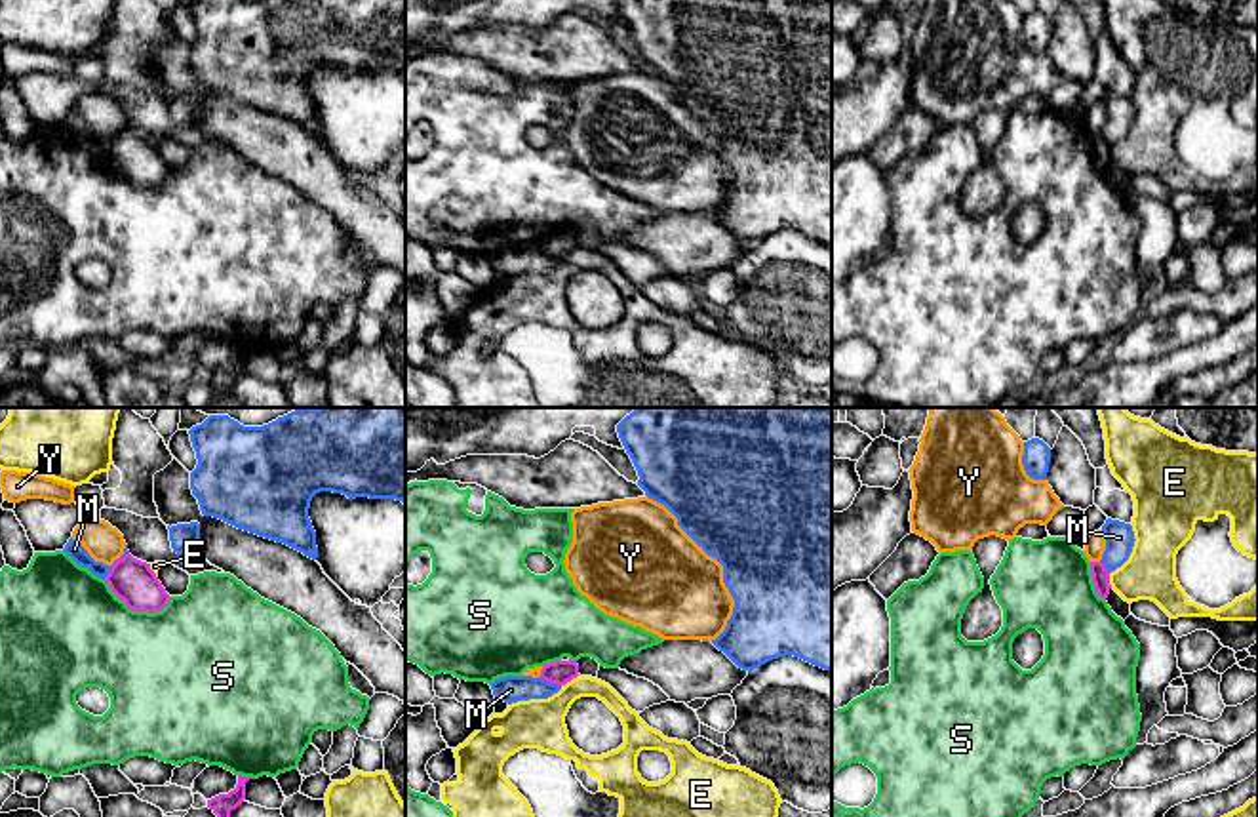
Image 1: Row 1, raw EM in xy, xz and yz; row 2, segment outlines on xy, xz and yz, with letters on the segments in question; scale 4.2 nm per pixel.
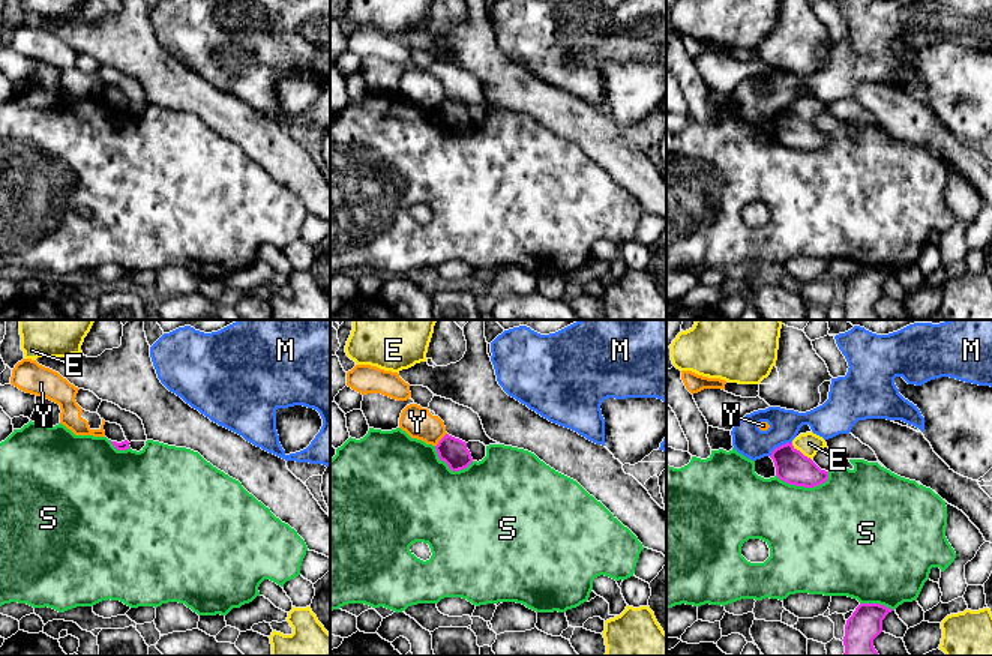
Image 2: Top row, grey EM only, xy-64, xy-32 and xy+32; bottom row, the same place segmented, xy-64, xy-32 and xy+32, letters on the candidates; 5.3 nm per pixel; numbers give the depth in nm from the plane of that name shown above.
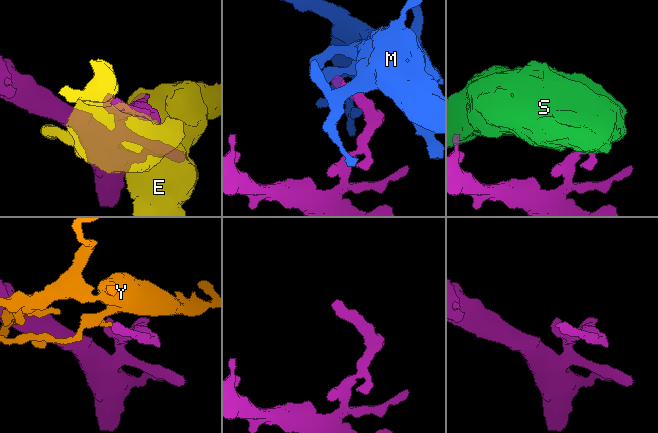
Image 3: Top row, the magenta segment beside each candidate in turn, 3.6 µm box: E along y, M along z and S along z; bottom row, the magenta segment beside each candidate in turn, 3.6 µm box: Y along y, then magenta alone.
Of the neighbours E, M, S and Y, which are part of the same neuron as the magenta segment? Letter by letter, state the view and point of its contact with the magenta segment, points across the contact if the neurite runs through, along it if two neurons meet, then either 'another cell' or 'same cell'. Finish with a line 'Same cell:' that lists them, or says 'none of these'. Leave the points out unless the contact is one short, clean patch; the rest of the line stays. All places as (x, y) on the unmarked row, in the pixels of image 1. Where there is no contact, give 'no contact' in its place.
E: meets magenta in xz at (570, 254); another cell
M: meets magenta in xy at (113, 139); another cell
S: meets magenta in xy at (136, 183); another cell
Y: meets magenta in yz at (1095, 136); another cell
Same cell: none of these

